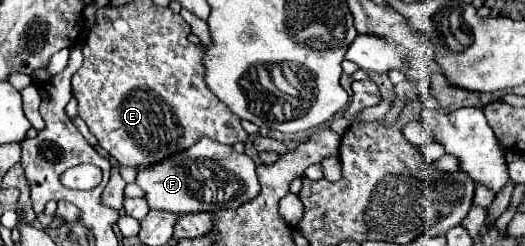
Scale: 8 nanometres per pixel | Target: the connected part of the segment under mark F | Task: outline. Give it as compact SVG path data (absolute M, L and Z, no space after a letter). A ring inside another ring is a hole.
M210 138L198 140L192 148L184 150L182 154L176 154L174 158L168 158L166 162L160 162L158 166L150 166L150 170L138 170L136 184L146 192L148 206L158 206L160 210L178 210L180 214L190 212L218 212L222 208L238 208L260 192L260 182L256 176L256 166L246 154L238 154L232 146L220 144Z

